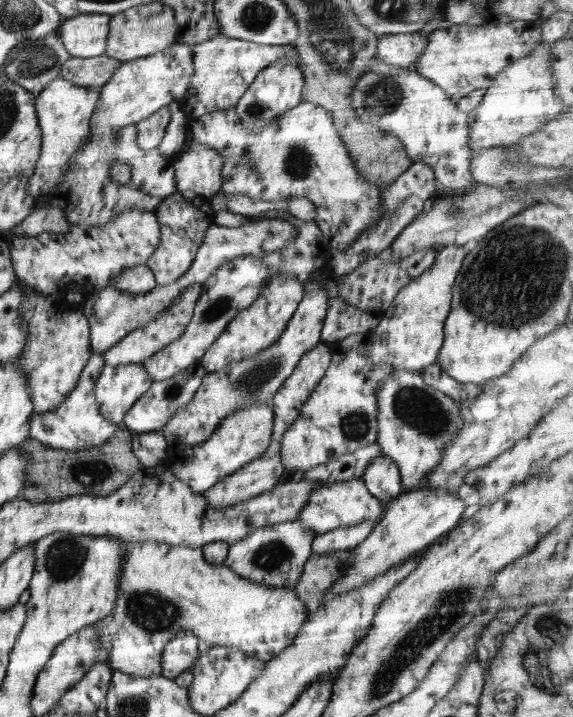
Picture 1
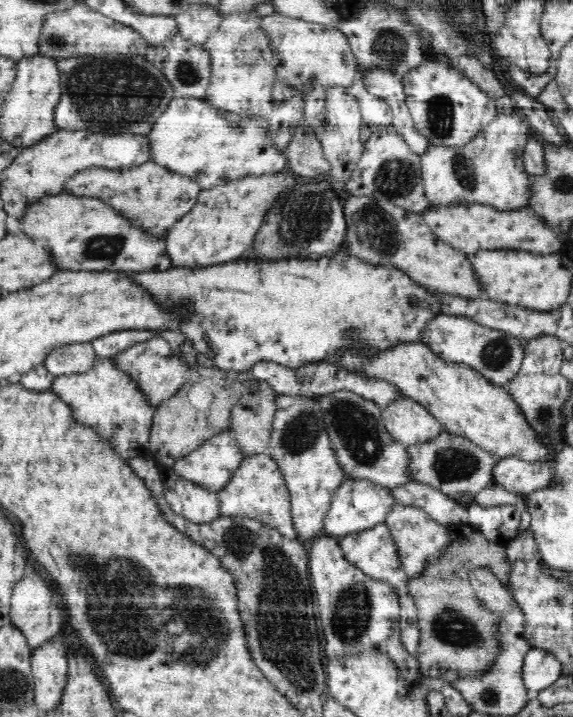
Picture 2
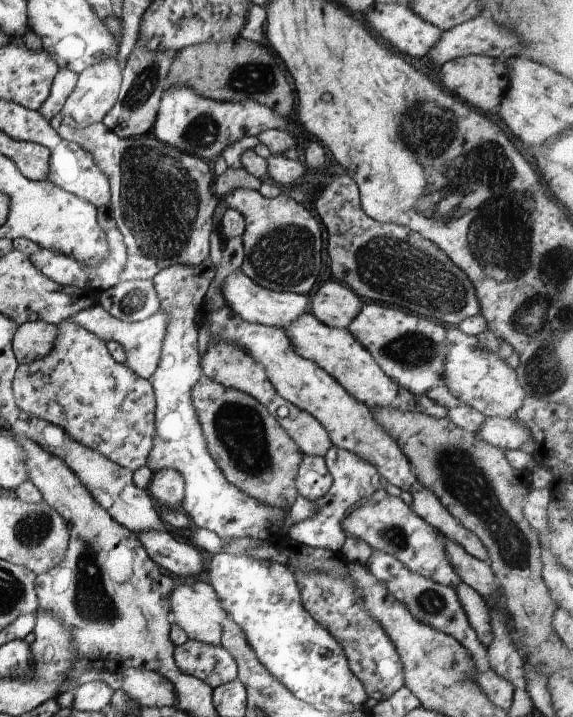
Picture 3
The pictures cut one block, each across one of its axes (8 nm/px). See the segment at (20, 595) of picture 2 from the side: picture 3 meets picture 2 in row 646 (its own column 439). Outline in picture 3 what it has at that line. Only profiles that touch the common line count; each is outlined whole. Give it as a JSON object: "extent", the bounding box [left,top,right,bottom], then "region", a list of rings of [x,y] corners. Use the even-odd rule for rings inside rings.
{"extent":[366,3,443,58],"region":[[[376,3],[366,11],[366,22],[368,26],[378,34],[382,36],[382,39],[386,42],[390,42],[395,50],[402,52],[402,54],[408,54],[408,56],[414,56],[414,58],[424,58],[427,56],[428,51],[438,42],[443,31],[437,26],[426,22],[423,18],[420,18],[408,4],[394,4],[394,3]]]}

